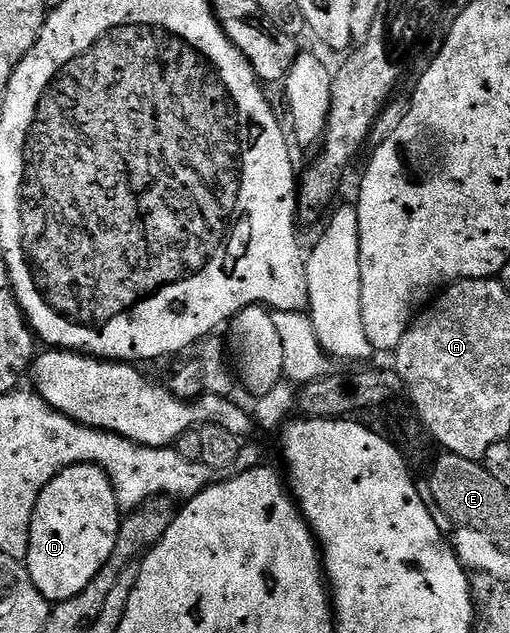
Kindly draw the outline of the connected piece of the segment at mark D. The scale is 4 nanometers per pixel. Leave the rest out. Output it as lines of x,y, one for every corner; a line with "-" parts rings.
87,462
68,466
38,496
30,524
26,565
34,588
48,603
65,602
78,596
110,560
122,521
116,490
101,466

